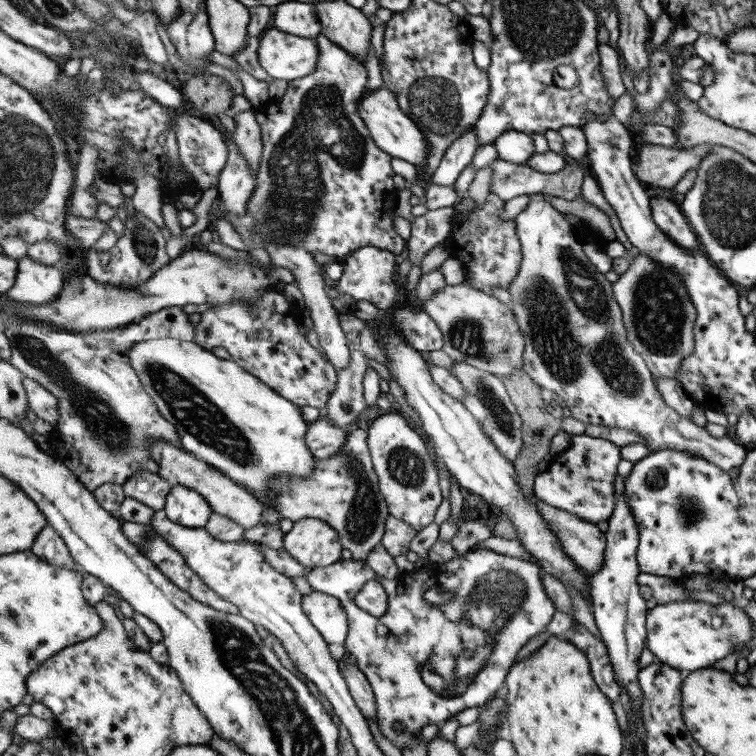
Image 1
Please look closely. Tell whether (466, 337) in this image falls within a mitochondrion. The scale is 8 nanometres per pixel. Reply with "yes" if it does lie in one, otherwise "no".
yes

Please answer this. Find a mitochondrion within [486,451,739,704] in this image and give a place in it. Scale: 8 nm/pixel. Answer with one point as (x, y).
(690, 510)

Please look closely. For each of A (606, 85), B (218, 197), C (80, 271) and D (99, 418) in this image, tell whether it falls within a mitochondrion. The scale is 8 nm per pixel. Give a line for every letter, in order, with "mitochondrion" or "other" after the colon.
A: other
B: other
C: other
D: mitochondrion

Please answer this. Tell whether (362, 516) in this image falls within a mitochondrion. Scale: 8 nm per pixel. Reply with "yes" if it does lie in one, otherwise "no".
yes

